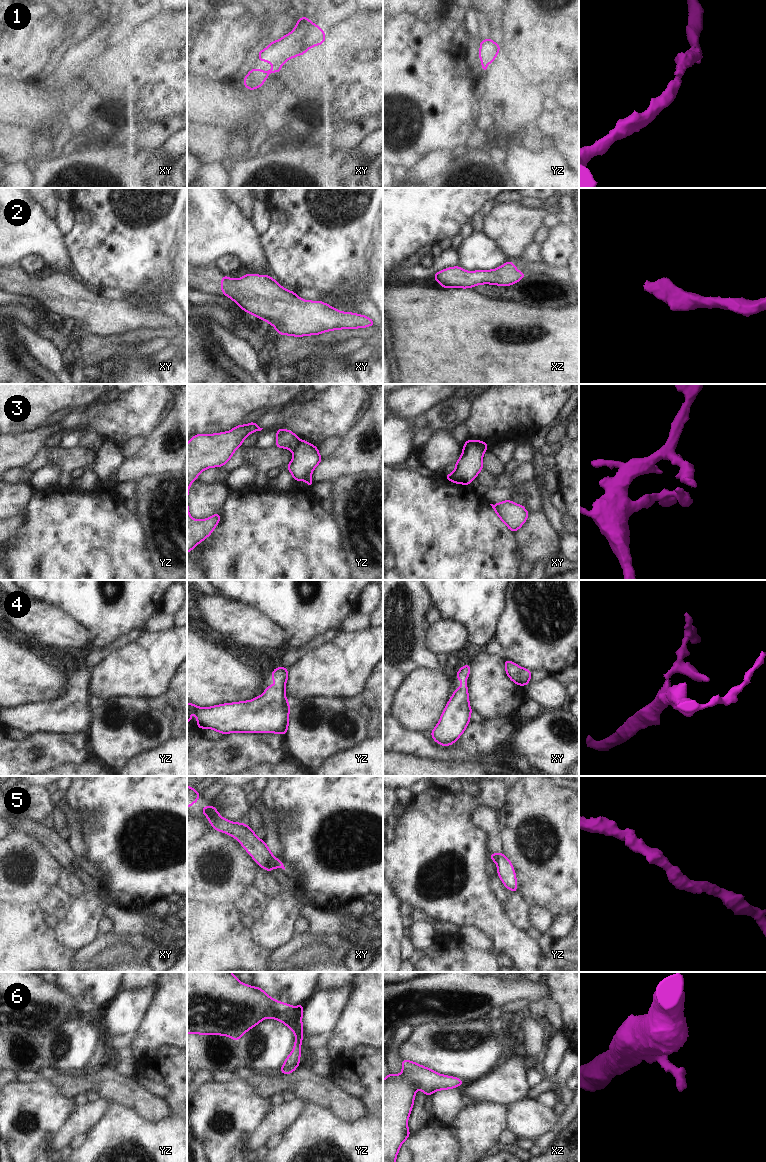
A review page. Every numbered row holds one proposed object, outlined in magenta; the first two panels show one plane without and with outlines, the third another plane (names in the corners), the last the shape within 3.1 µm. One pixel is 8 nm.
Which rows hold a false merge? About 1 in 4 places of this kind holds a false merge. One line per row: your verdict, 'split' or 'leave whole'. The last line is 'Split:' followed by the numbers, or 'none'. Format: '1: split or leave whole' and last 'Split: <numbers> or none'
1: leave whole
2: leave whole
3: split
4: leave whole
5: leave whole
6: leave whole
Split: 3

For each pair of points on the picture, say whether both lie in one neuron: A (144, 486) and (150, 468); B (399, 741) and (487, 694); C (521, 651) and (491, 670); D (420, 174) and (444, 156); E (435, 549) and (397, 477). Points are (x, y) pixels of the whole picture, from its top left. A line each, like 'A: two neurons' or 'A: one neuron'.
A: two neurons
B: two neurons
C: two neurons
D: one neuron
E: one neuron

